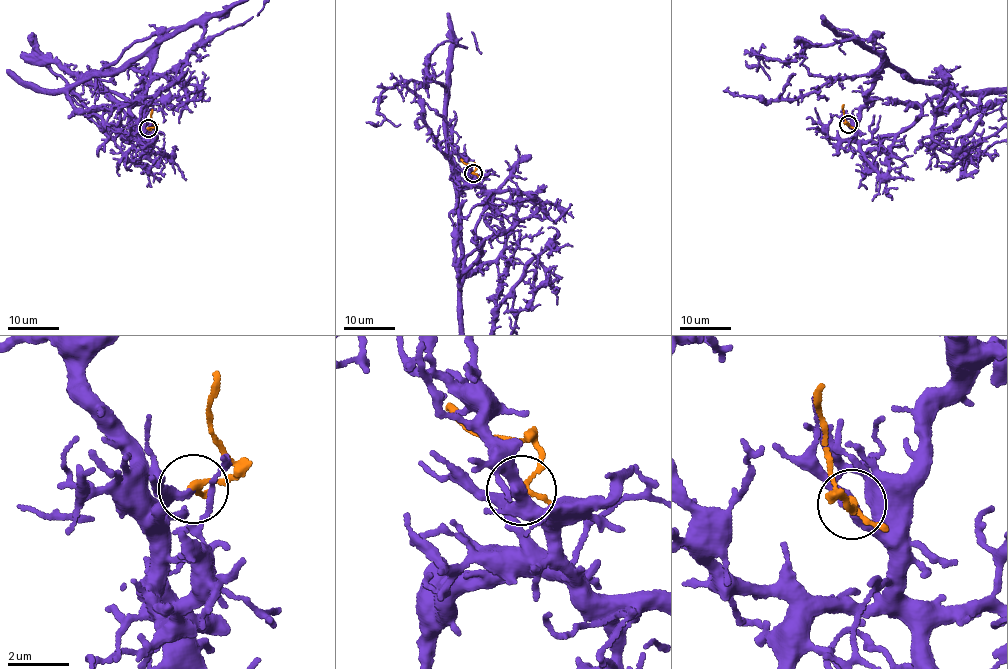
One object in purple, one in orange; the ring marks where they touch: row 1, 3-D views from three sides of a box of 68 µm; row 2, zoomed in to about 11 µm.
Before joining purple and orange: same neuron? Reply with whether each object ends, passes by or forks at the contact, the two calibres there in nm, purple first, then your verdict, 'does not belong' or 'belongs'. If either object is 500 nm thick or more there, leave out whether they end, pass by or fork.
purple passes by; orange passes by; calibres 200 and 170 nm; belongs

